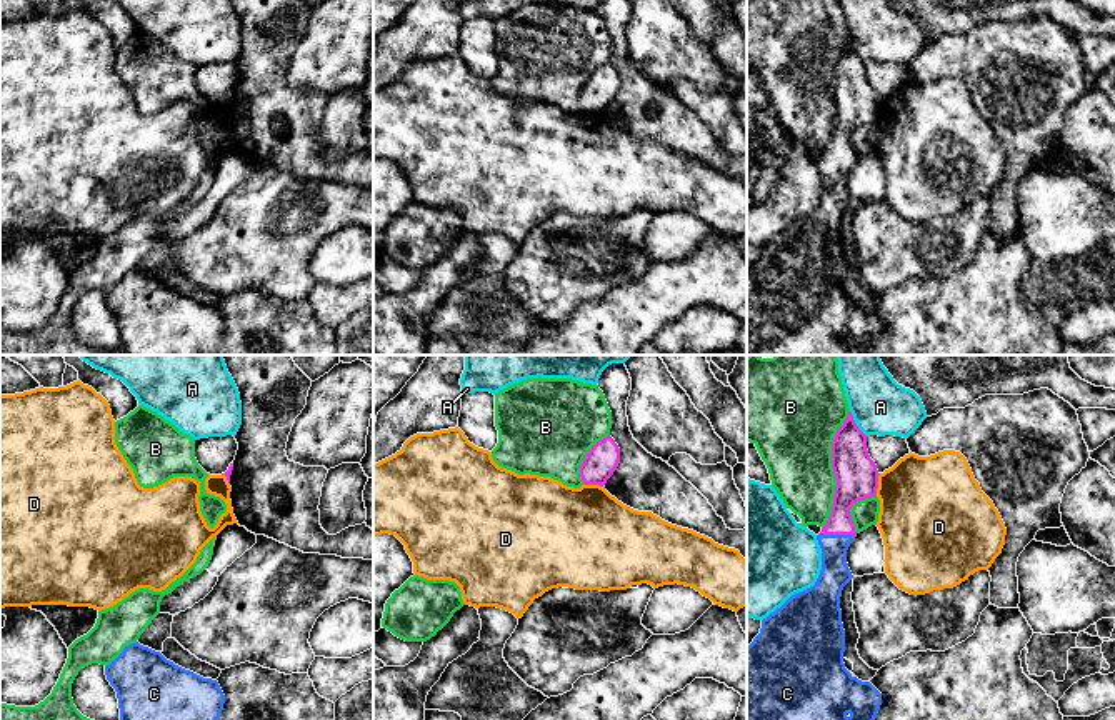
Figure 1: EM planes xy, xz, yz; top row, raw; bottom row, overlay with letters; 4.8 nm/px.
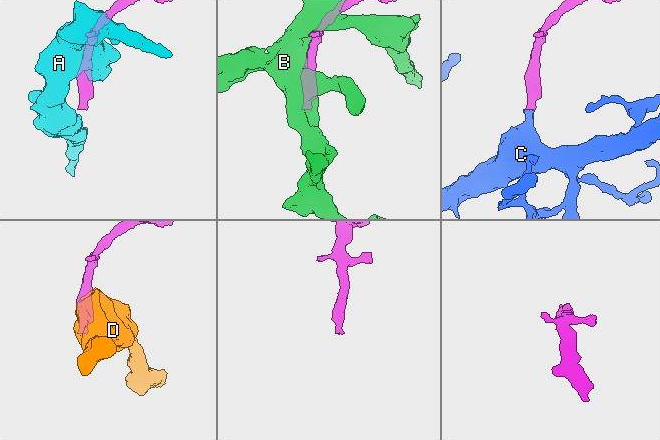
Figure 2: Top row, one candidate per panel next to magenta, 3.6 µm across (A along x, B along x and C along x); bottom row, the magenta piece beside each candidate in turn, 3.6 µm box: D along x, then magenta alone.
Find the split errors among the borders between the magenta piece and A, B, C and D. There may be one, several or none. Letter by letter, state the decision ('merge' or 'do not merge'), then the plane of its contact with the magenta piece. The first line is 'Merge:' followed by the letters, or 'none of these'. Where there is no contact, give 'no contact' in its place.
Merge: C
A: do not merge | yz
B: do not merge | yz
C: merge | yz
D: do not merge | yz

